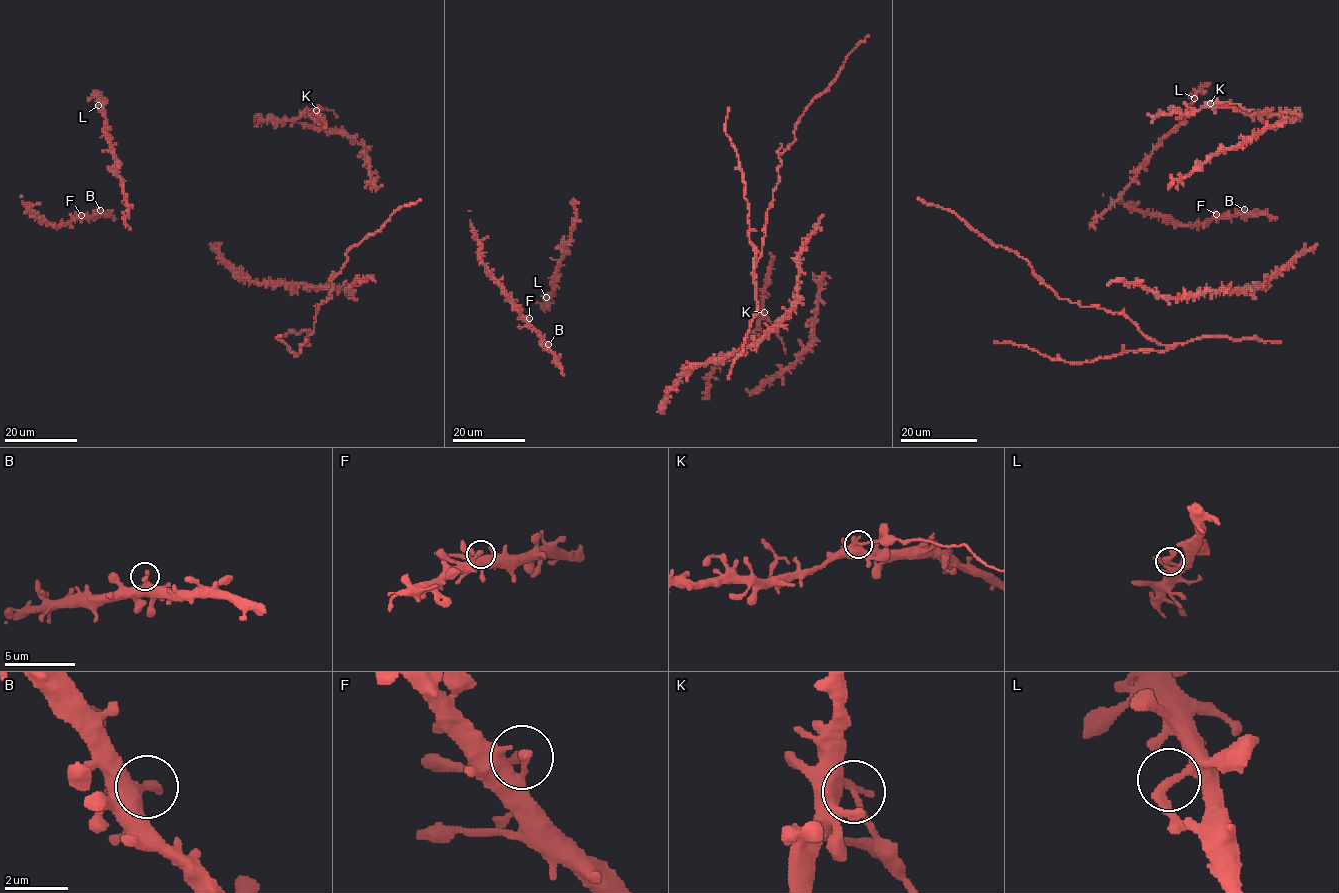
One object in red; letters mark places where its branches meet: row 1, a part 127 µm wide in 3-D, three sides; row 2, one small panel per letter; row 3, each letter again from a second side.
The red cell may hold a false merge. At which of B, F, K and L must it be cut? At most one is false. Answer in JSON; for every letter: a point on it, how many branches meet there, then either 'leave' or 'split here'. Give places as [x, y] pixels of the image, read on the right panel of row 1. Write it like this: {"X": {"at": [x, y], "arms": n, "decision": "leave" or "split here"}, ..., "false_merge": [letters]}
{"B": {"at": [1244, 209], "arms": 2, "decision": "leave"}, "F": {"at": [1216, 214], "arms": 2, "decision": "leave"}, "K": {"at": [1210, 103], "arms": 2, "decision": "split here"}, "L": {"at": [1194, 98], "arms": 2, "decision": "leave"}, "false_merge": ["K"]}

